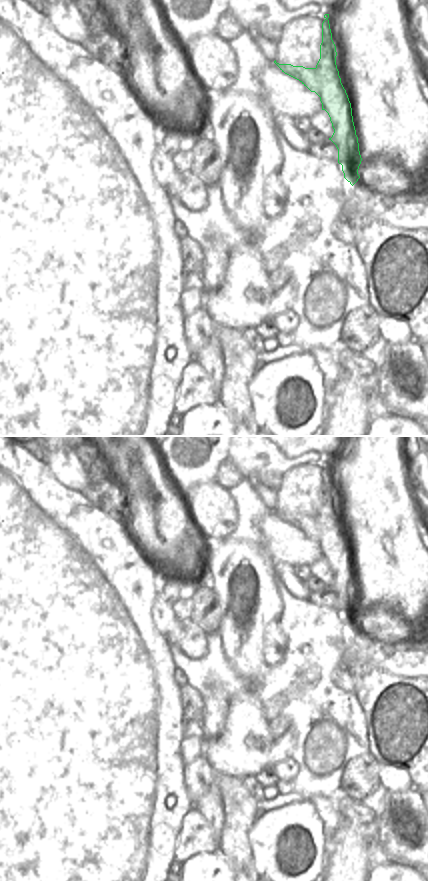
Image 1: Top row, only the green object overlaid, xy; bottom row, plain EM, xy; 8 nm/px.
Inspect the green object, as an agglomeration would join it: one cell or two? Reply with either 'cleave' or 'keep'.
cleave

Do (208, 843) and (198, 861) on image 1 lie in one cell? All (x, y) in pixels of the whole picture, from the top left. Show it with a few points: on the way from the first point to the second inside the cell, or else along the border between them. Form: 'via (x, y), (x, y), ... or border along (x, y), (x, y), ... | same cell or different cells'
border along (217, 851), (195, 853), (183, 862) | different cells

